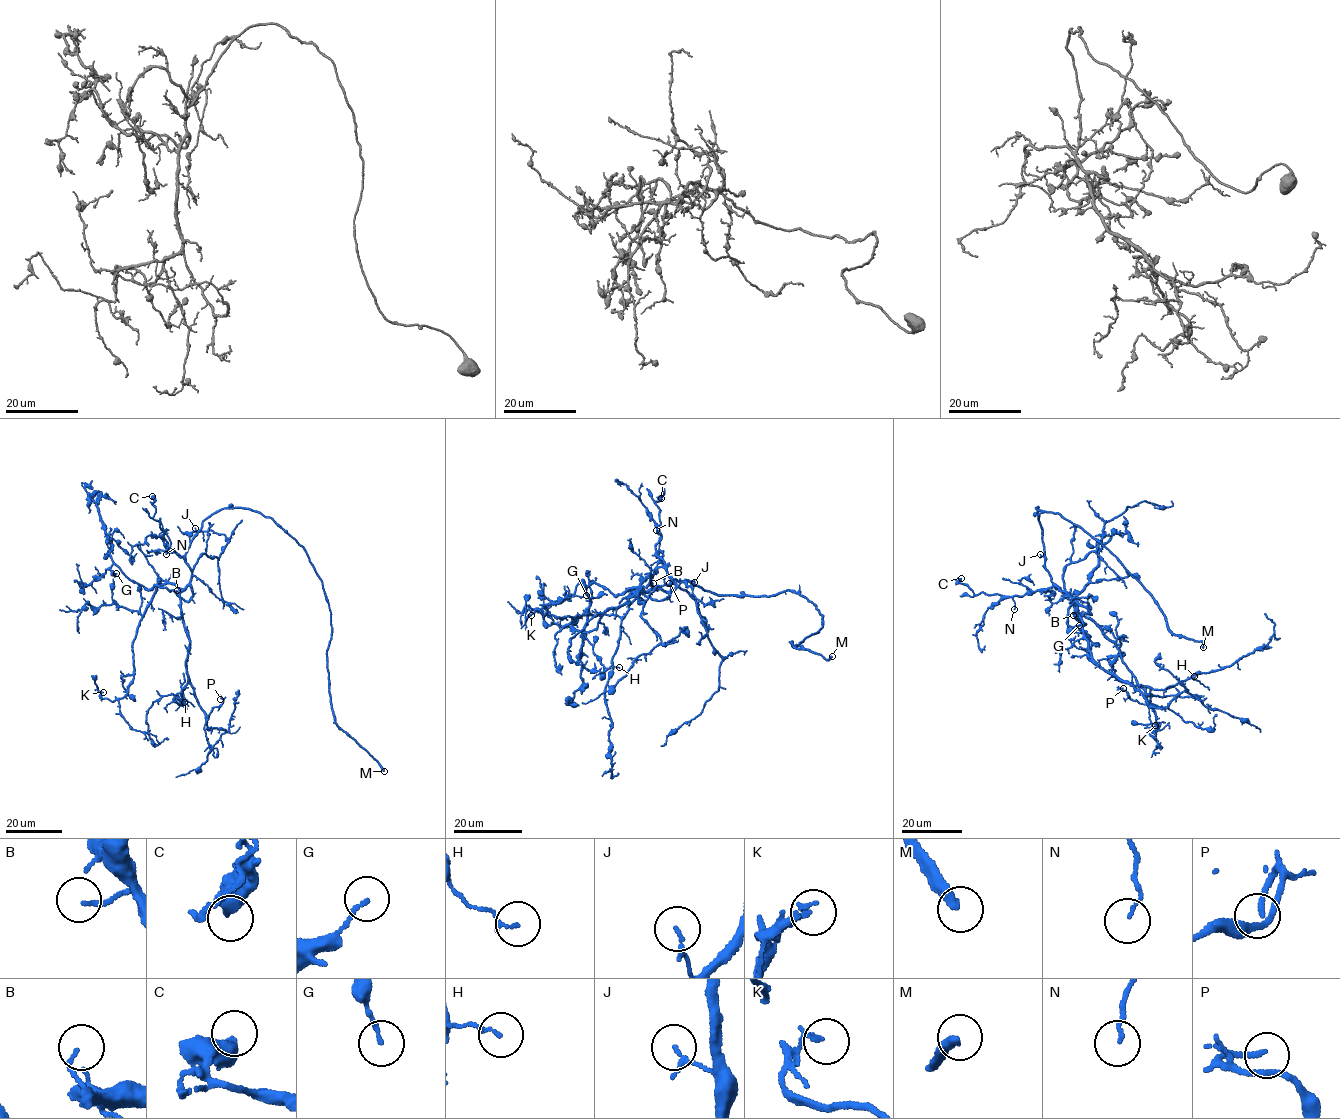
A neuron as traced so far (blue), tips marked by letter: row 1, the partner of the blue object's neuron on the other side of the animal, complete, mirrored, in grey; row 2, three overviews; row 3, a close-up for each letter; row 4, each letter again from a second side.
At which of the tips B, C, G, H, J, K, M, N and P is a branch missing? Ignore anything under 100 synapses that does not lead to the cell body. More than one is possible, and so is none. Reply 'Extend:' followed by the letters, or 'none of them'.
Extend: M

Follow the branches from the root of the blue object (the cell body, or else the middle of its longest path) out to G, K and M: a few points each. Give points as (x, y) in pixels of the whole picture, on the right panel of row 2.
G: (1043, 540), (1050, 579), (1076, 602), (1076, 616), (1084, 623), (1074, 627), (1068, 621), (1069, 629), (1079, 625)
K: (1043, 540), (1050, 579), (1117, 648), (1144, 691), (1155, 715), (1153, 730), (1158, 730), (1155, 725)
M: (1043, 540), (1037, 506), (1064, 517), (1101, 544), (1152, 597), (1167, 629), (1202, 642), (1203, 647)

